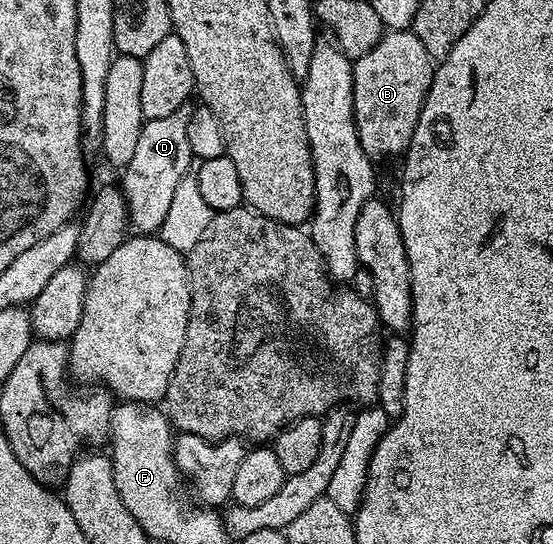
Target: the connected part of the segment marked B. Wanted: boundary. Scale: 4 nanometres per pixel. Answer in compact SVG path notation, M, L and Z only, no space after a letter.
M390 30L380 37L376 46L372 46L372 50L368 50L368 54L357 57L353 61L353 66L354 125L360 138L360 146L364 146L364 154L368 154L368 158L375 162L386 160L389 156L401 157L412 142L420 110L432 86L436 67L434 57L428 54L428 50L424 50L424 42L420 42L413 30Z

